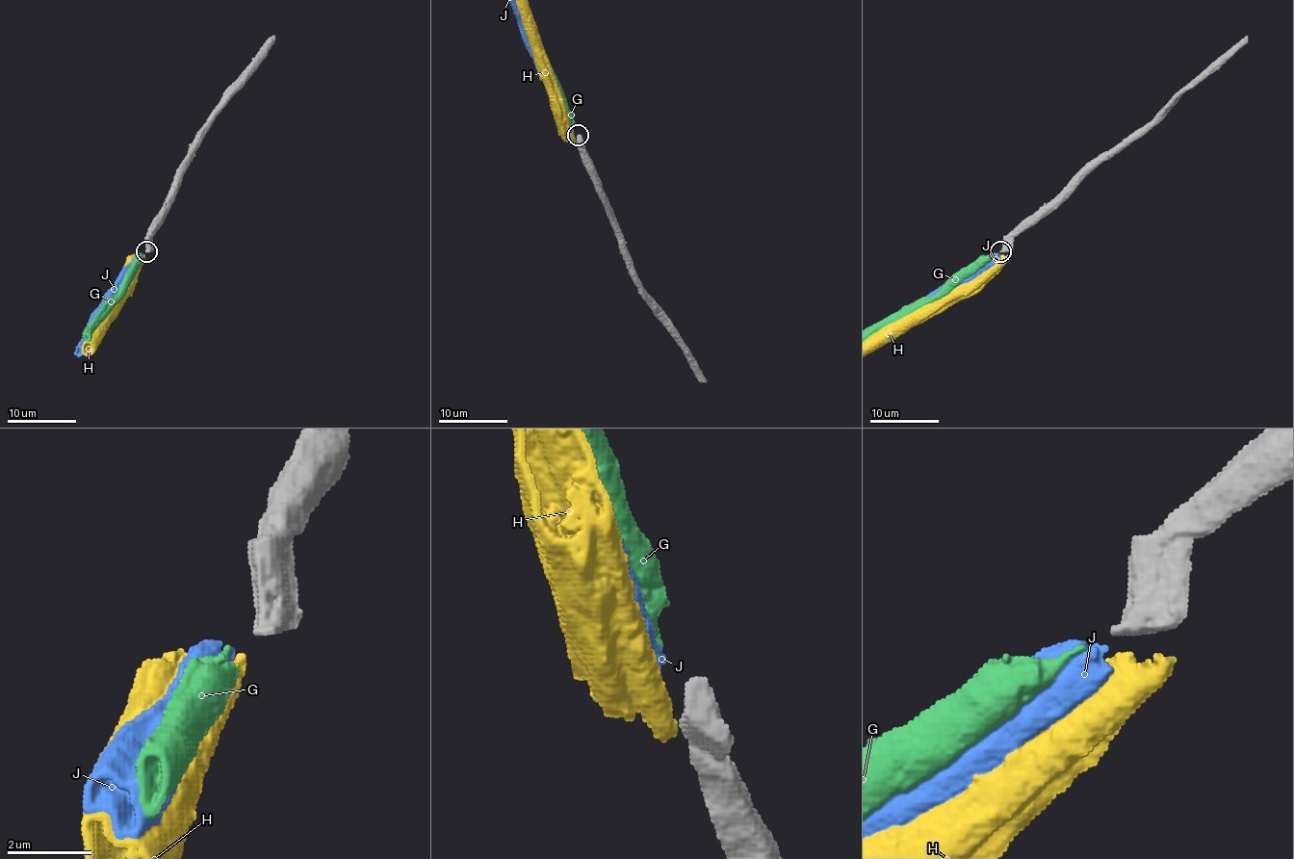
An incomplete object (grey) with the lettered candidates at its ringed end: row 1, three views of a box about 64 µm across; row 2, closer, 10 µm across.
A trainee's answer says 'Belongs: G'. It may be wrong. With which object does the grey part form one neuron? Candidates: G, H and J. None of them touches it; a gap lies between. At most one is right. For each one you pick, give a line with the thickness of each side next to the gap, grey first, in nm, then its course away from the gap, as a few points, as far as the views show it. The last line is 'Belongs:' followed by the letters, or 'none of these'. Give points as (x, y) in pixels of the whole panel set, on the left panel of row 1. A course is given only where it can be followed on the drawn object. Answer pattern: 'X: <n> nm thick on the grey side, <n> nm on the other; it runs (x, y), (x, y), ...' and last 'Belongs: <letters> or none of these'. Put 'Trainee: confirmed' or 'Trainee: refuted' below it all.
G: 500 nm thick on the grey side, 160 nm on the other
Belongs: G
Trainee: confirmed

